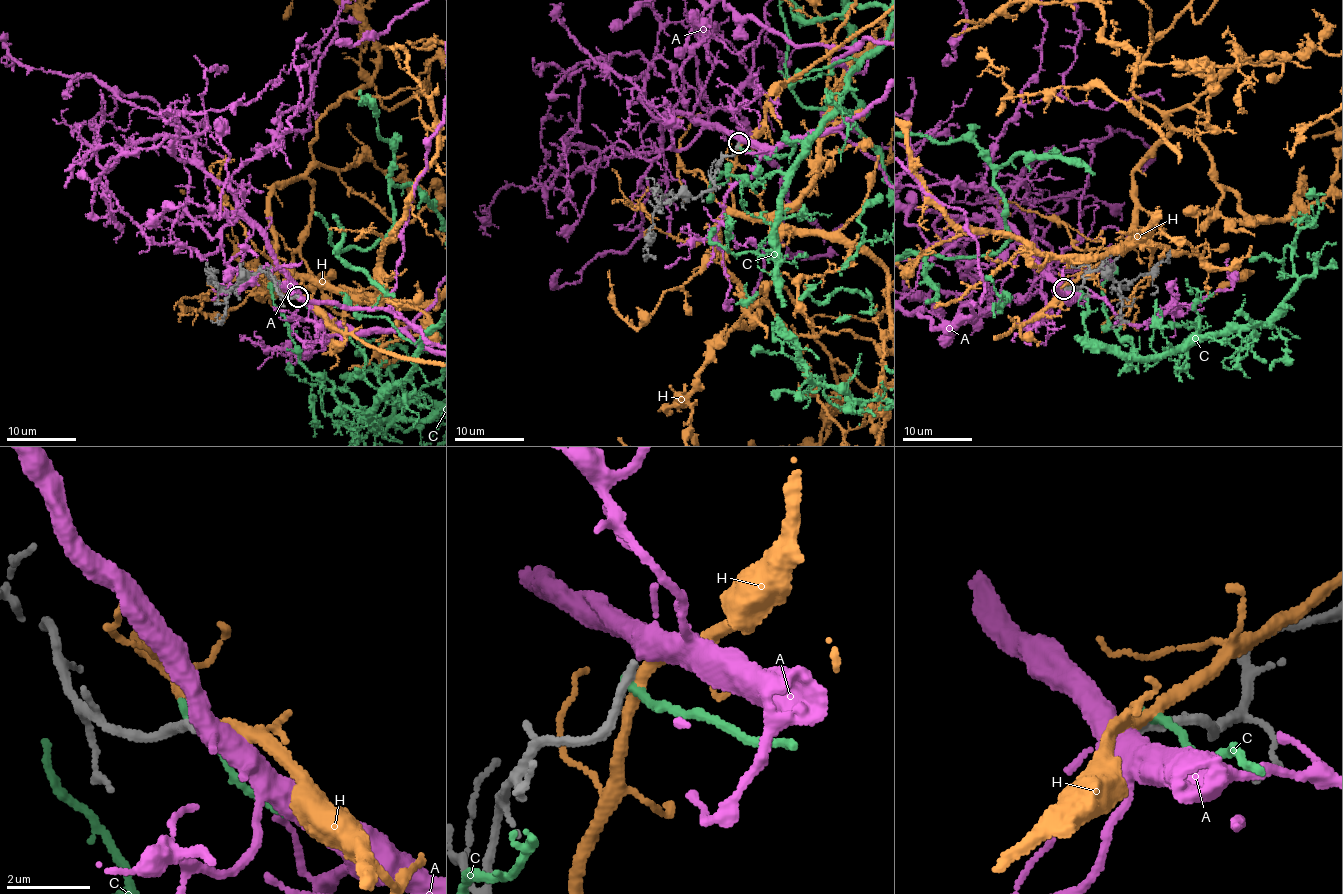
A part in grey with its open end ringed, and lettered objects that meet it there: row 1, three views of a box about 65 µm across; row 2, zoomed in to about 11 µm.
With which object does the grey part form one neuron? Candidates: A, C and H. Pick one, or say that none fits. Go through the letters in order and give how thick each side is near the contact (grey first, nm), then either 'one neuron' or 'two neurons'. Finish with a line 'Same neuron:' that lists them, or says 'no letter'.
A: 200/400 nm | one neuron
C: 240/240 nm | two neurons
H: 240/280 nm | two neurons
Same neuron: A

